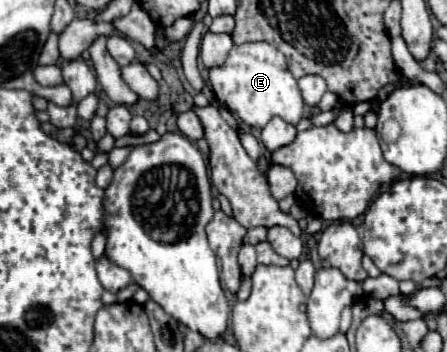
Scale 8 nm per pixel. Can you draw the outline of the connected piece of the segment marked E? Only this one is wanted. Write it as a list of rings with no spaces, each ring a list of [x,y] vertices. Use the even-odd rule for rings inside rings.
[[[247,42],[233,46],[221,68],[209,70],[209,82],[221,104],[251,128],[263,128],[273,116],[297,126],[305,114],[305,104],[297,88],[297,80],[289,72],[287,58],[269,42]]]

